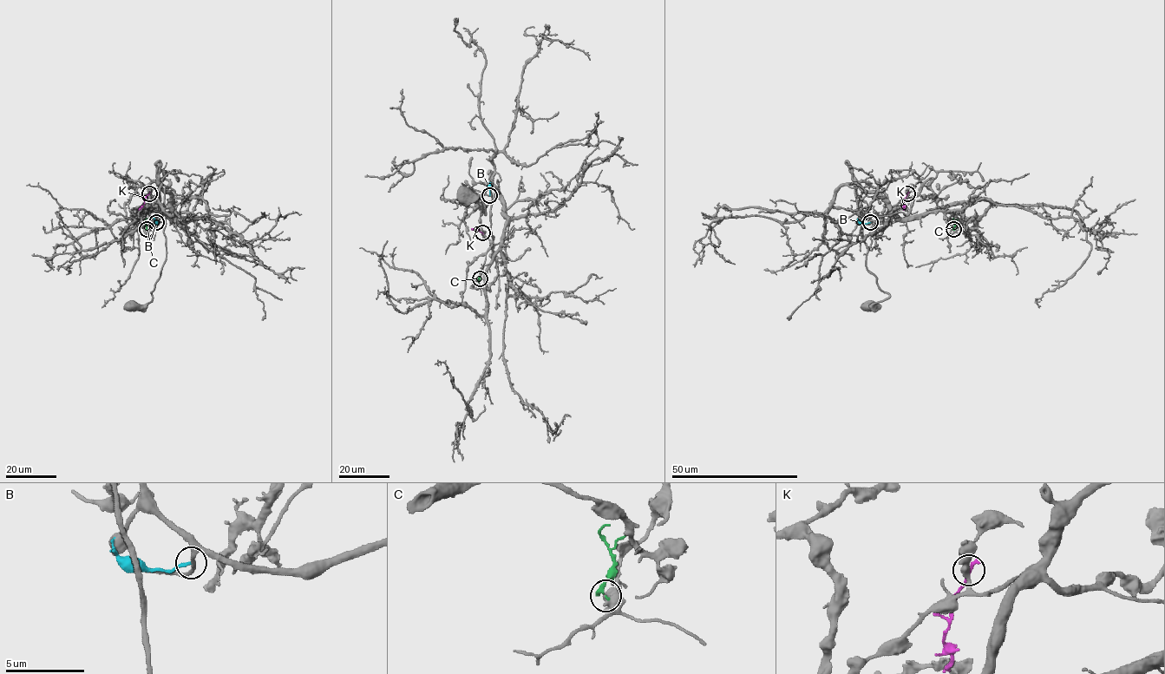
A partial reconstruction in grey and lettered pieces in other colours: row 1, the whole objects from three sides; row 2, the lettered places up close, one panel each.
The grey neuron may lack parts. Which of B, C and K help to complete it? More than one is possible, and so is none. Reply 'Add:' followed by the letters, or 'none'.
Add: none

